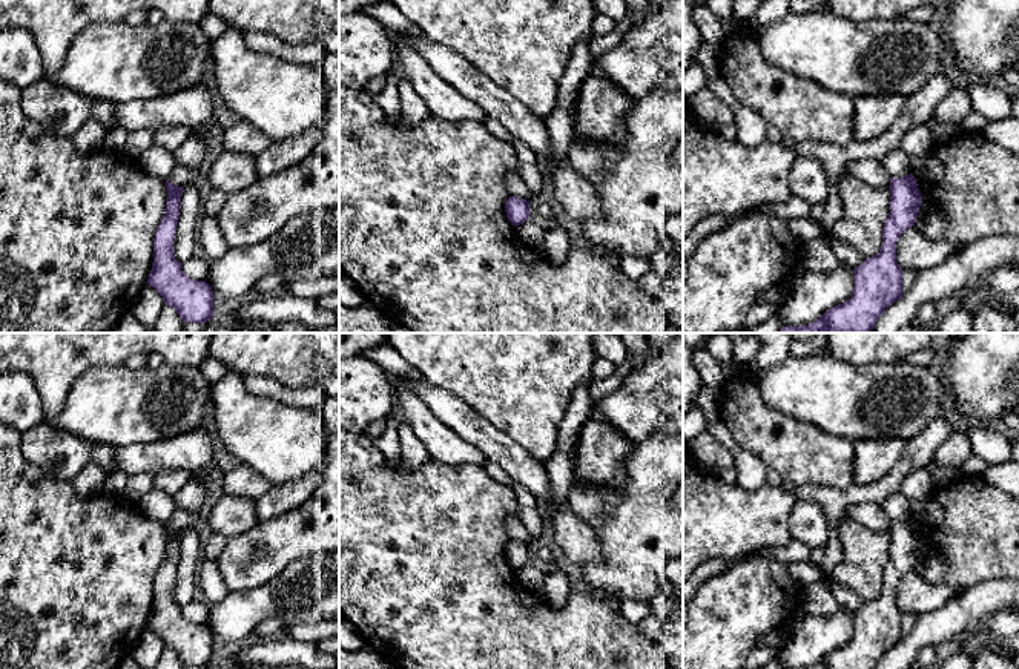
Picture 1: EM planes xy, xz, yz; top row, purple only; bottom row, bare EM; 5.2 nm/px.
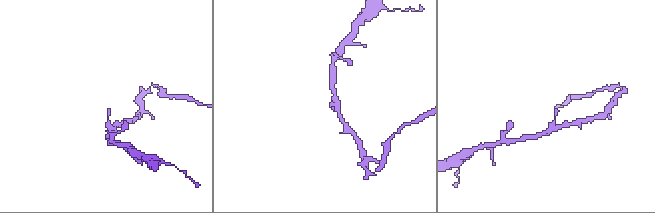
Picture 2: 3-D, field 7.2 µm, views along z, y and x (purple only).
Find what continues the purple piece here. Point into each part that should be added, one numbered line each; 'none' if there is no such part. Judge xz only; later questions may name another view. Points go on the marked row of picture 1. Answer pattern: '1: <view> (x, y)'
none

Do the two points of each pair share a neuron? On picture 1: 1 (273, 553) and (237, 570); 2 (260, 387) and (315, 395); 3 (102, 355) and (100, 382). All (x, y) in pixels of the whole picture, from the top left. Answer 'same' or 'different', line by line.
1: same
2: same
3: different

